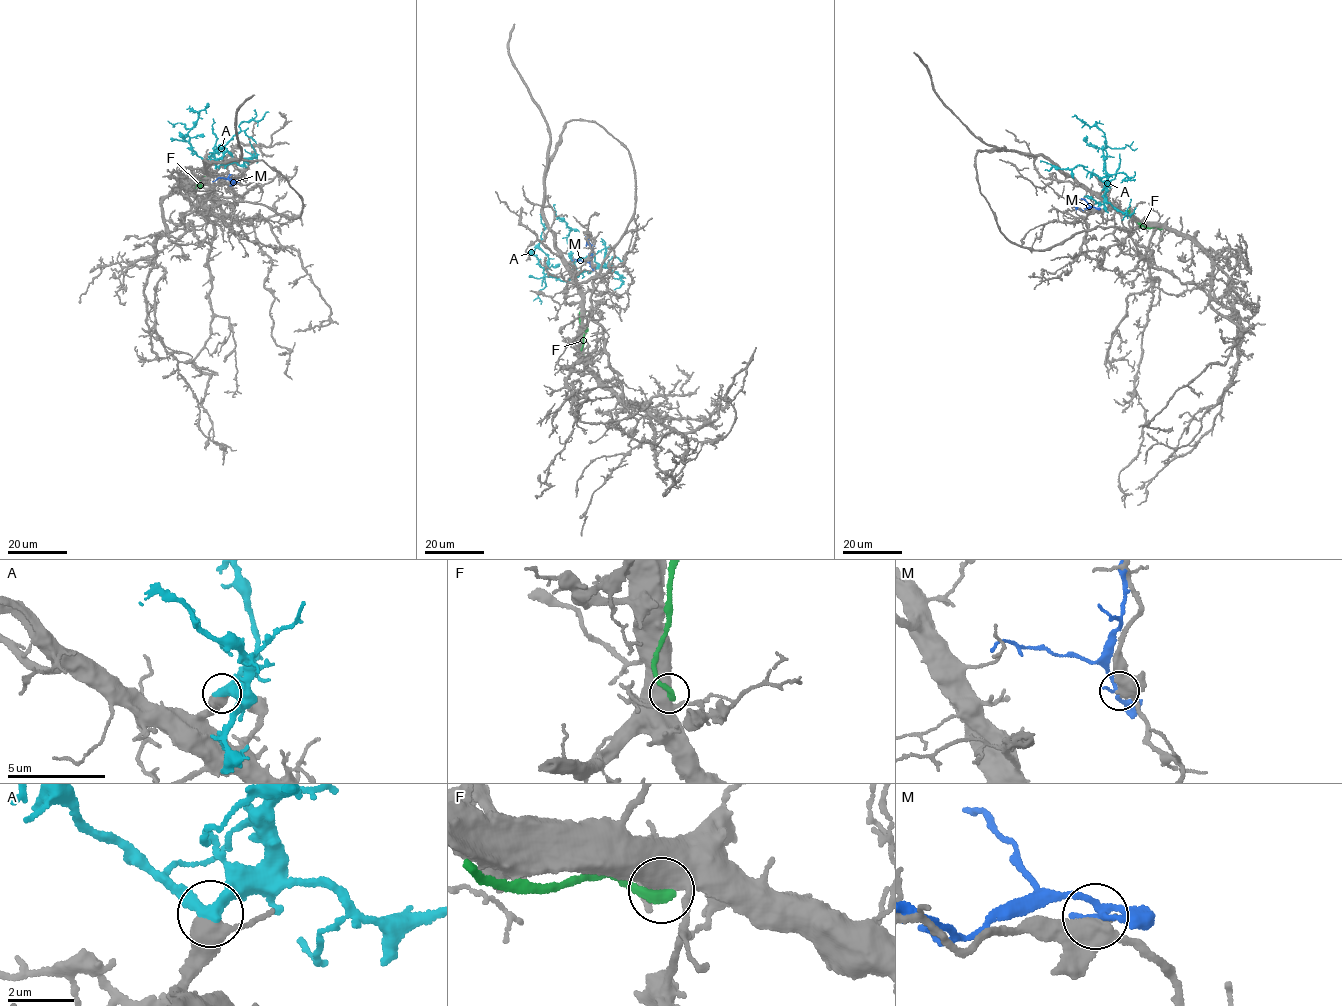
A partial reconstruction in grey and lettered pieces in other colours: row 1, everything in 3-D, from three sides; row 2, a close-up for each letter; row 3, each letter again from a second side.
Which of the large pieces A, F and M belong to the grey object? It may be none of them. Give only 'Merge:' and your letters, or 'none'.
Merge: A

